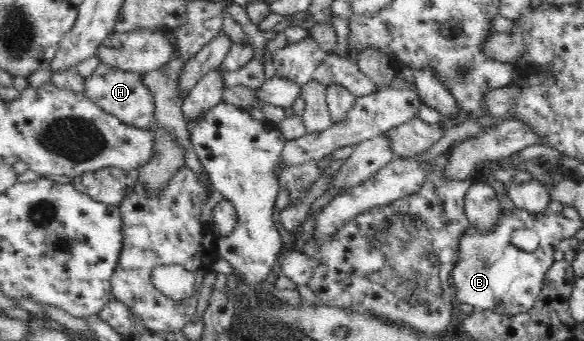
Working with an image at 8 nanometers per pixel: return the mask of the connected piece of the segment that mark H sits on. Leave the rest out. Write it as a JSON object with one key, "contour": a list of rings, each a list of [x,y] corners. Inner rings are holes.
{"contour":[[[98,65],[84,80],[84,93],[94,104],[116,115],[122,122],[139,128],[150,127],[155,120],[155,102],[152,89],[144,82],[144,75]]]}

